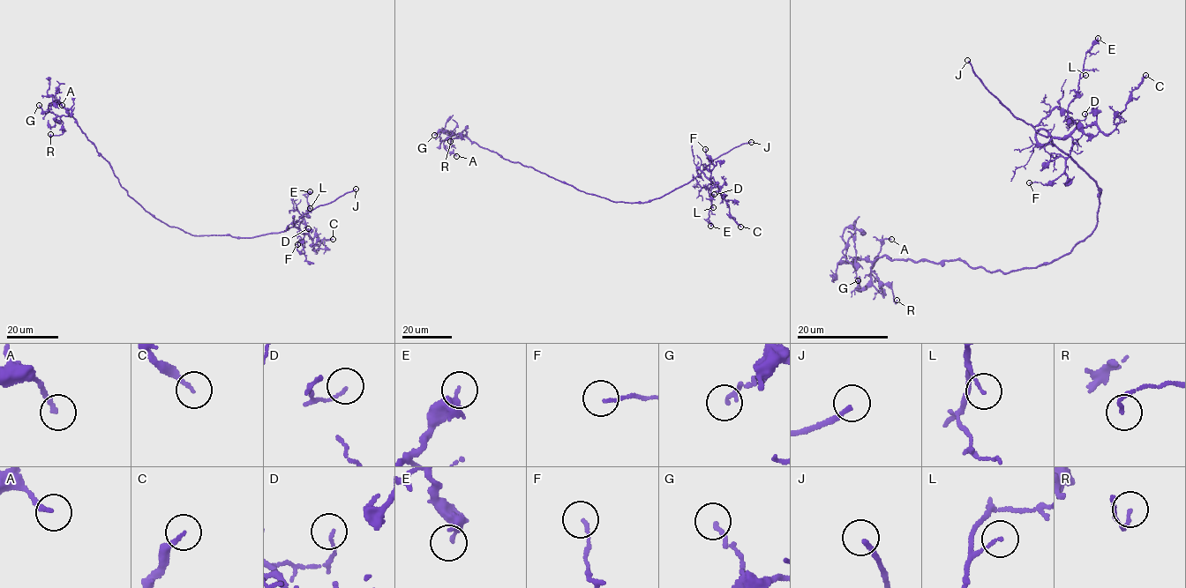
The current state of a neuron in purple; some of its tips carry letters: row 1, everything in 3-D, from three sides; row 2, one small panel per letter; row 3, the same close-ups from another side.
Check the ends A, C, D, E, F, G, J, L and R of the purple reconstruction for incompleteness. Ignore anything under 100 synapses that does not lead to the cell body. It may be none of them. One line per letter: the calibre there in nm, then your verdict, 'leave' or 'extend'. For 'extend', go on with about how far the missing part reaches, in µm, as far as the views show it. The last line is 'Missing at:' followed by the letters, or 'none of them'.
A: calibre 190 nm; leave
C: calibre 180 nm; leave
D: calibre 110 nm; leave
E: calibre 220 nm; leave
F: calibre 120 nm; leave
G: calibre 160 nm; leave
J: calibre 200 nm; extend; missing 60 µm
L: calibre 110 nm; leave
R: calibre 120 nm; leave
Missing at: J

